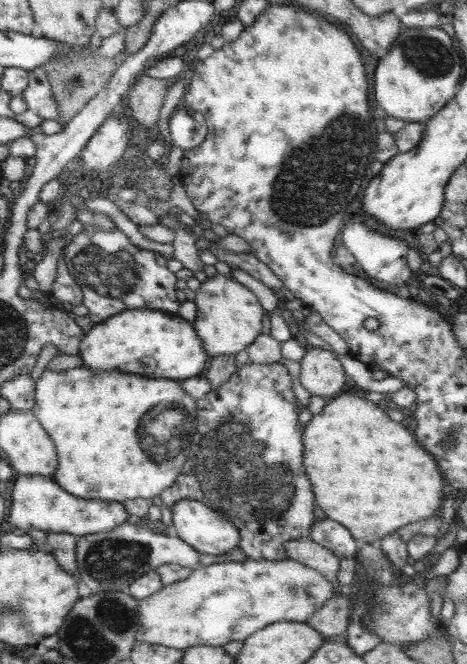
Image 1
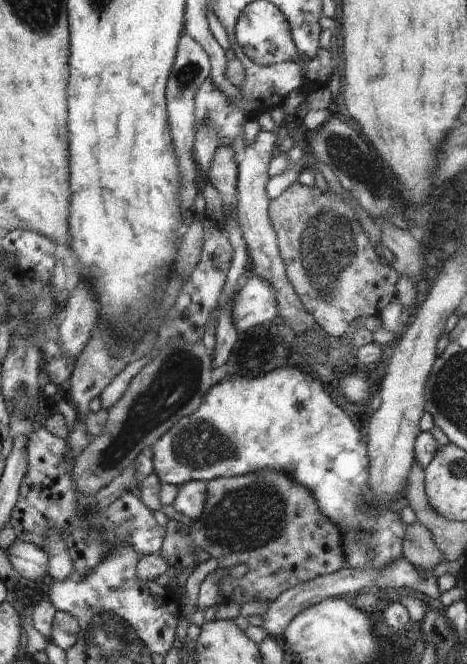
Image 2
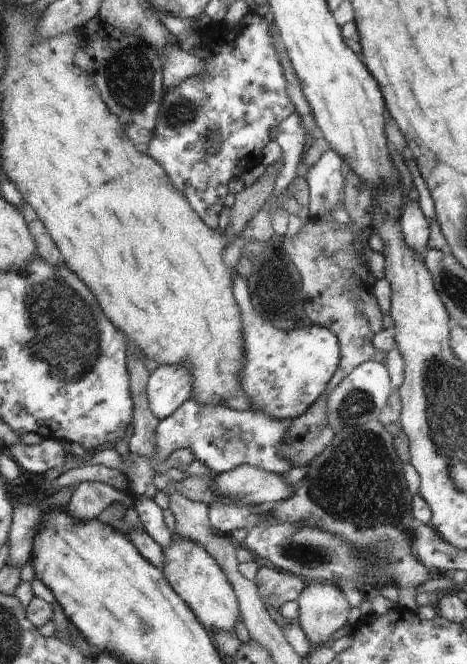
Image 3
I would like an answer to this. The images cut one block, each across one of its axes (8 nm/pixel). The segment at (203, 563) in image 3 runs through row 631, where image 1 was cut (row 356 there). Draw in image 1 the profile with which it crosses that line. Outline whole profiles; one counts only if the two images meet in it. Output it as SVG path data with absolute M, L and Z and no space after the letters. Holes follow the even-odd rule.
M219 273L210 279L201 276L200 288L195 292L196 300L193 302L197 307L197 318L193 330L202 340L208 359L211 360L214 356L229 357L240 350L247 350L261 333L262 322L266 317L256 296L234 278Z

